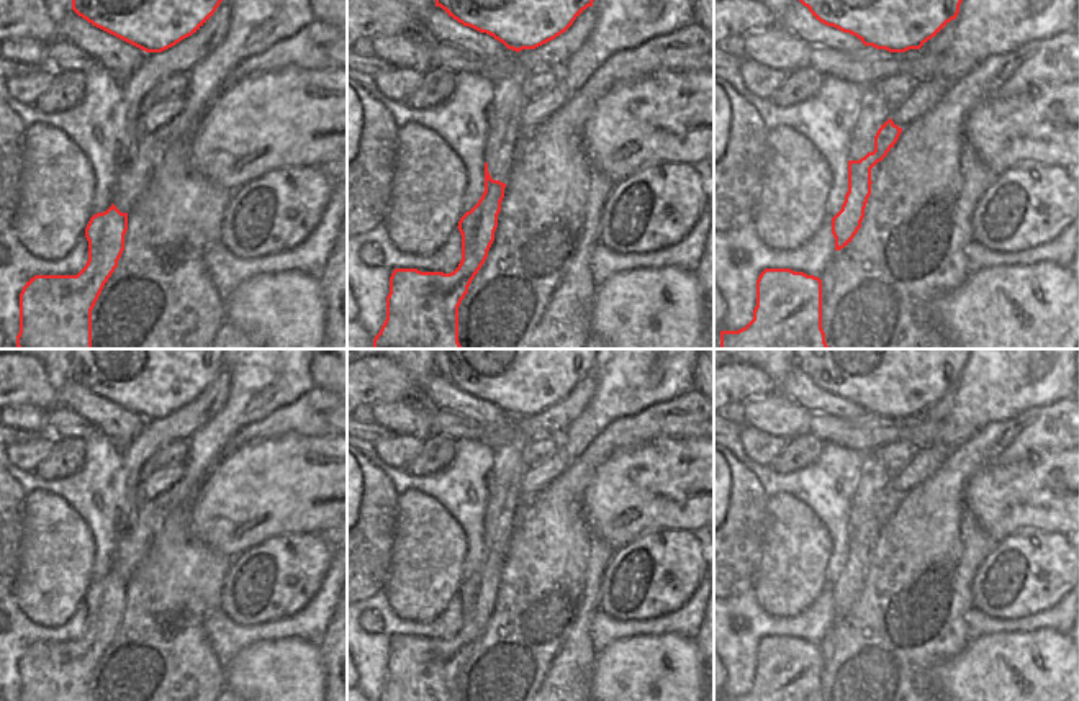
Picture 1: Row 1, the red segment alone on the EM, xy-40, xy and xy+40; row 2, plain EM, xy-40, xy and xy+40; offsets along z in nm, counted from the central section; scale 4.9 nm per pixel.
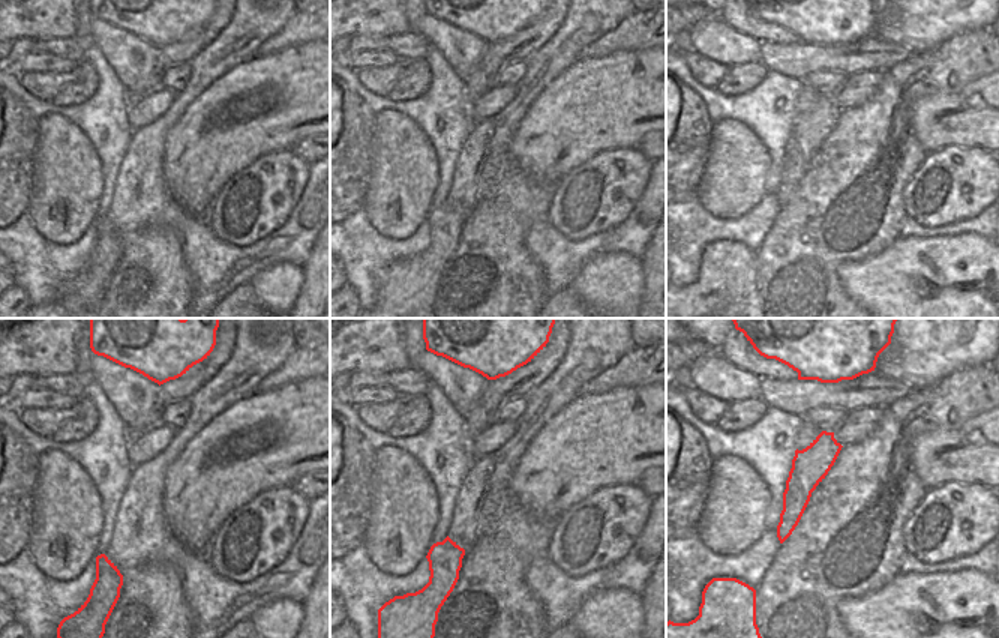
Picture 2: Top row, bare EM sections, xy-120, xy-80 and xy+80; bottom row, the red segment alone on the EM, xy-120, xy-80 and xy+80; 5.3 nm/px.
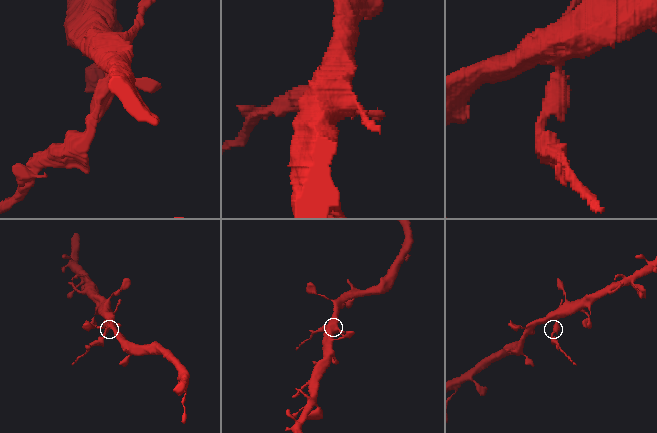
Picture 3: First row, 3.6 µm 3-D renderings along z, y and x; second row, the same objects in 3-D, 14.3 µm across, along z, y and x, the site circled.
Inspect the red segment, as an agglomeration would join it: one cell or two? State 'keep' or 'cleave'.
cleave

